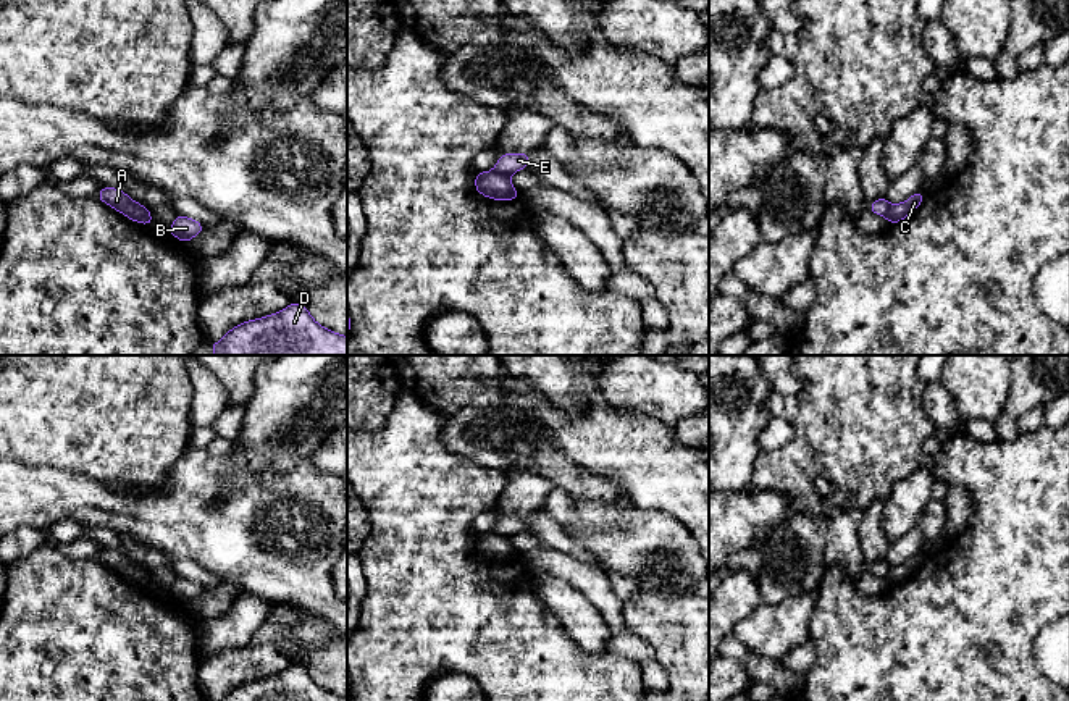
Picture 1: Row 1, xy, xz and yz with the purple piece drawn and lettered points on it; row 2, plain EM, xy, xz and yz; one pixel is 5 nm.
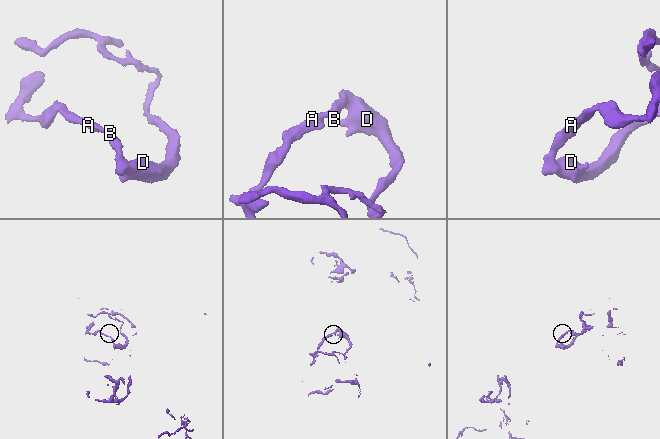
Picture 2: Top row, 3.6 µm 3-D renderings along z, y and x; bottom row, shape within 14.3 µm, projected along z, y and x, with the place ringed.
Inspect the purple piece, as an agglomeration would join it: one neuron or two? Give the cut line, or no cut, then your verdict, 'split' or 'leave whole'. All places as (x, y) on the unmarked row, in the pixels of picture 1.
xz (494, 530), (507, 538) | split

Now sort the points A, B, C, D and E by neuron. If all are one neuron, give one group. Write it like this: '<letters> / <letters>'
A C / B D E

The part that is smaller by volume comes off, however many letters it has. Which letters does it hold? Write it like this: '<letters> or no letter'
A, C

